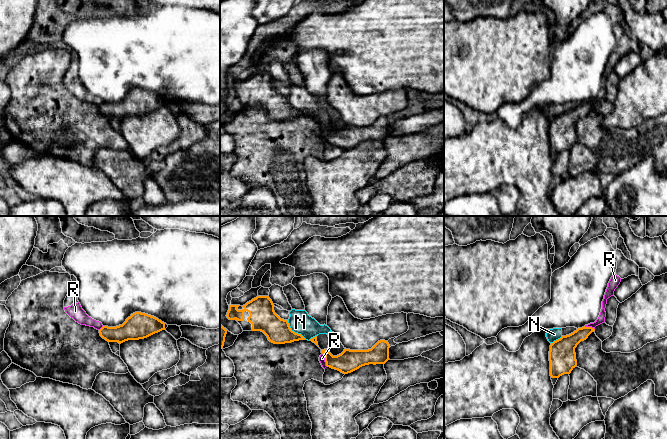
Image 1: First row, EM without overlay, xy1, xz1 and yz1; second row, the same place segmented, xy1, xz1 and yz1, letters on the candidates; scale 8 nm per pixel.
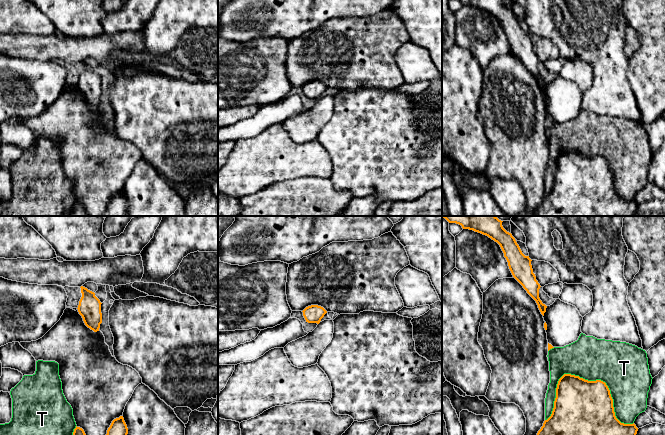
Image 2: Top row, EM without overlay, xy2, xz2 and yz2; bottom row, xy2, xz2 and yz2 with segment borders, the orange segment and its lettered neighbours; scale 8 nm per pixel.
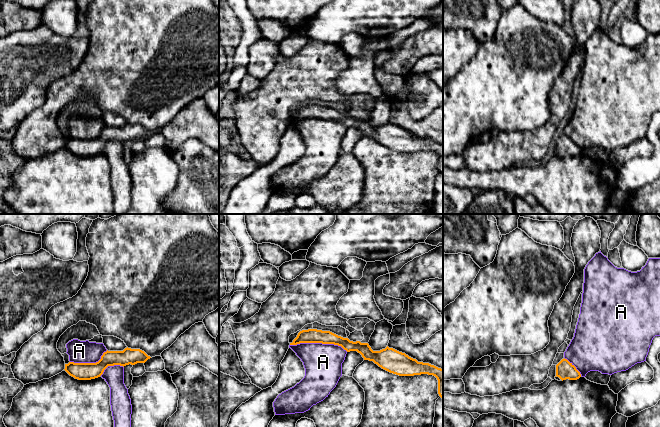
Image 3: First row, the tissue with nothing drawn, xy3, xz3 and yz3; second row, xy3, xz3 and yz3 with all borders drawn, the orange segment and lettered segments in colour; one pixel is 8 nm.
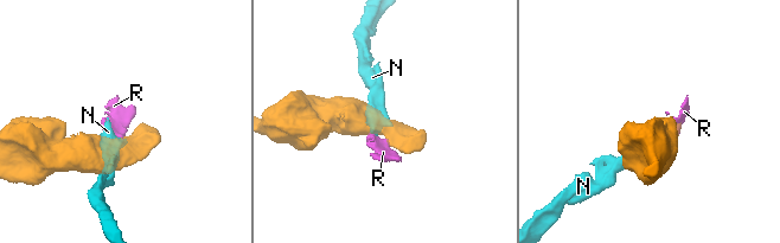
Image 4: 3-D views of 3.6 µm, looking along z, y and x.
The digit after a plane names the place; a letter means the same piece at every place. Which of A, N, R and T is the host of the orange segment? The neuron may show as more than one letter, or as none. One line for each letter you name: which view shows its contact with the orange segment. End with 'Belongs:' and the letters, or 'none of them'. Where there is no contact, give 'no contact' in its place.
Belongs: none of them

